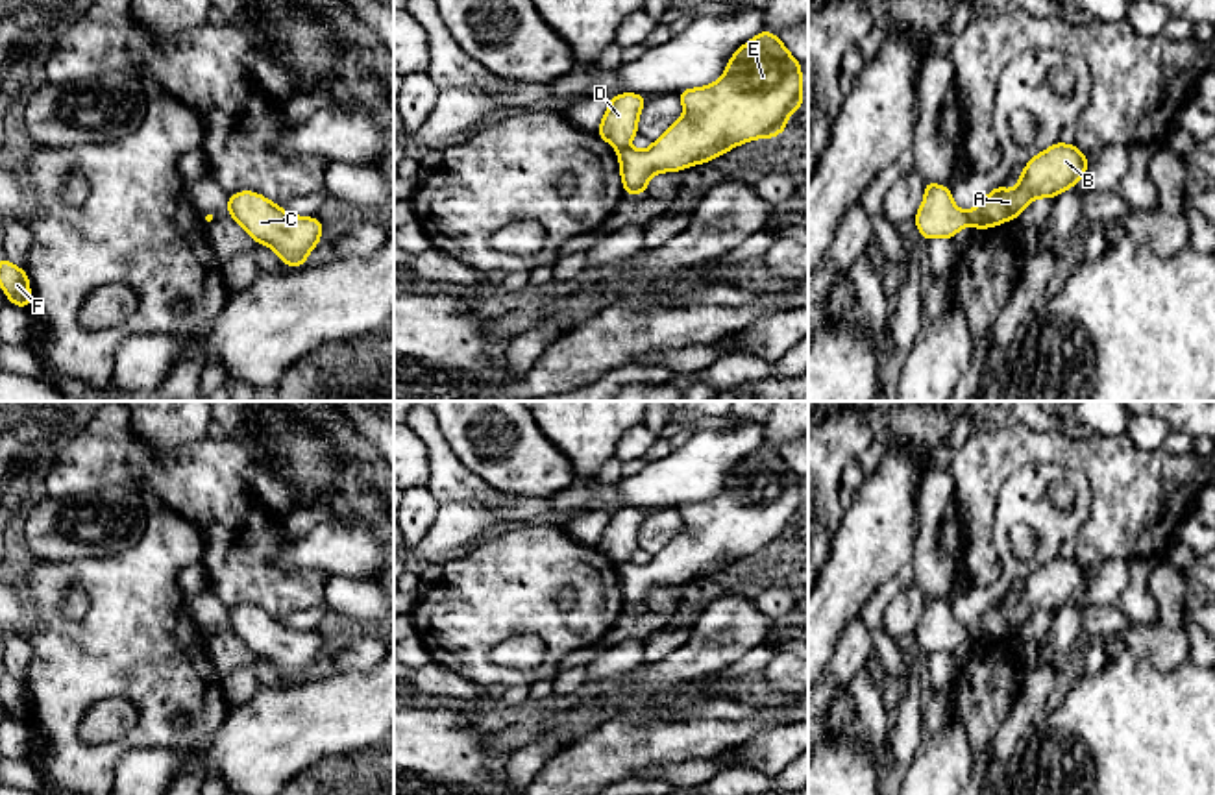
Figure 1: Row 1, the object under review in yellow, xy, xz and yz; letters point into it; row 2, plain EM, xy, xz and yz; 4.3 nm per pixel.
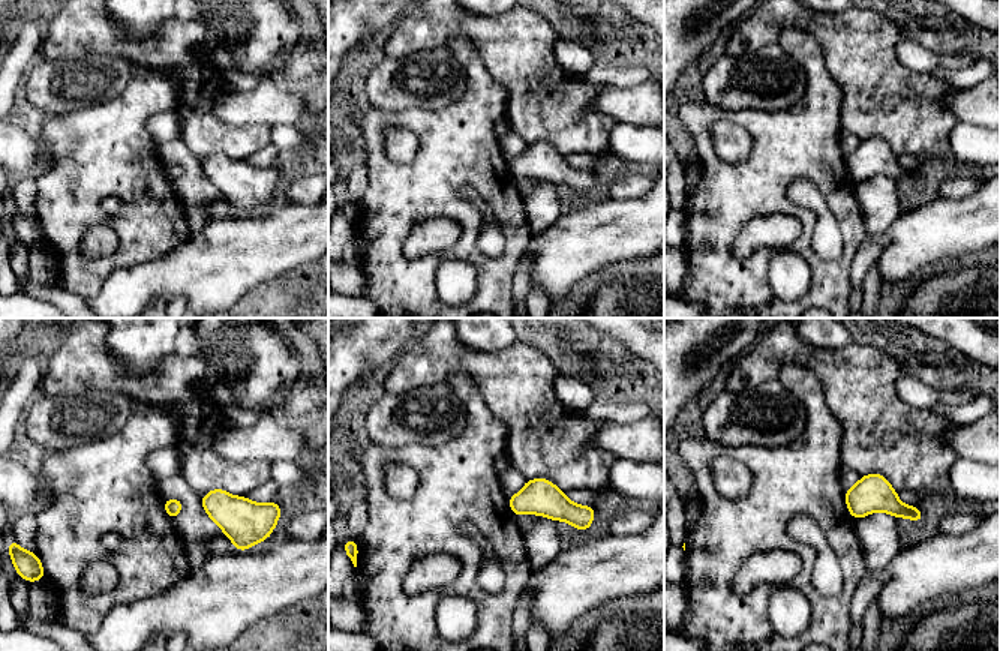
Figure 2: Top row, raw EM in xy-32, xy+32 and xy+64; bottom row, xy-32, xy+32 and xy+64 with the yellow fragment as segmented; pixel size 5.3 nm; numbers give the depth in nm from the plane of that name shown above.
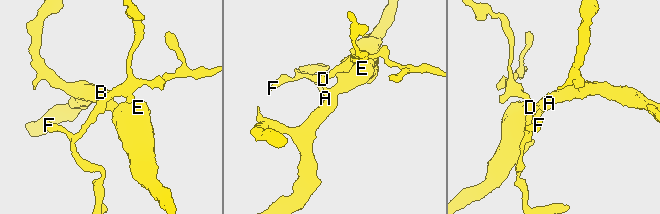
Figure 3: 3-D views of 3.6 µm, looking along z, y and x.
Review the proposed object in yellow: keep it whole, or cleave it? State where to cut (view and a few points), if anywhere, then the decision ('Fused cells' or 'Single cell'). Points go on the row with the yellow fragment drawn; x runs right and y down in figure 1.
Split along xz (627, 145), (618, 150). Fused cells

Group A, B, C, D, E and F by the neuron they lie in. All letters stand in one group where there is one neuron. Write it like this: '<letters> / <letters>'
A B C E / D F

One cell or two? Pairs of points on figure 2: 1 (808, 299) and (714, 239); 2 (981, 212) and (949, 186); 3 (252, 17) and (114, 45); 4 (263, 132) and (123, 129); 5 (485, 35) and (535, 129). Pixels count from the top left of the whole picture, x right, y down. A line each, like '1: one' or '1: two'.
1: one
2: two
3: two
4: two
5: one

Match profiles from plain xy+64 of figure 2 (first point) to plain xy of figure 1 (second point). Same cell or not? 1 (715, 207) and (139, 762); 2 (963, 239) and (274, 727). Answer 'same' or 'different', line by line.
1: different
2: same

